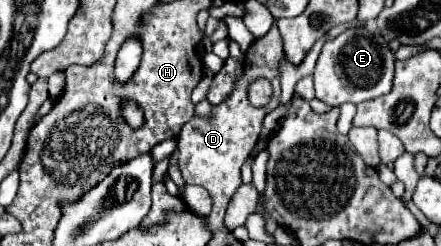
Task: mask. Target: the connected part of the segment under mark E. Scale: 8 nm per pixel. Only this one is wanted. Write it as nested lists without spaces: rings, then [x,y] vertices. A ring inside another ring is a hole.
[[[348,28],[340,36],[328,40],[320,52],[314,70],[316,98],[328,106],[340,106],[344,102],[360,104],[364,100],[378,98],[392,90],[394,80],[394,52],[380,34],[372,34],[366,28]],[[338,62],[338,76],[336,76]]]

